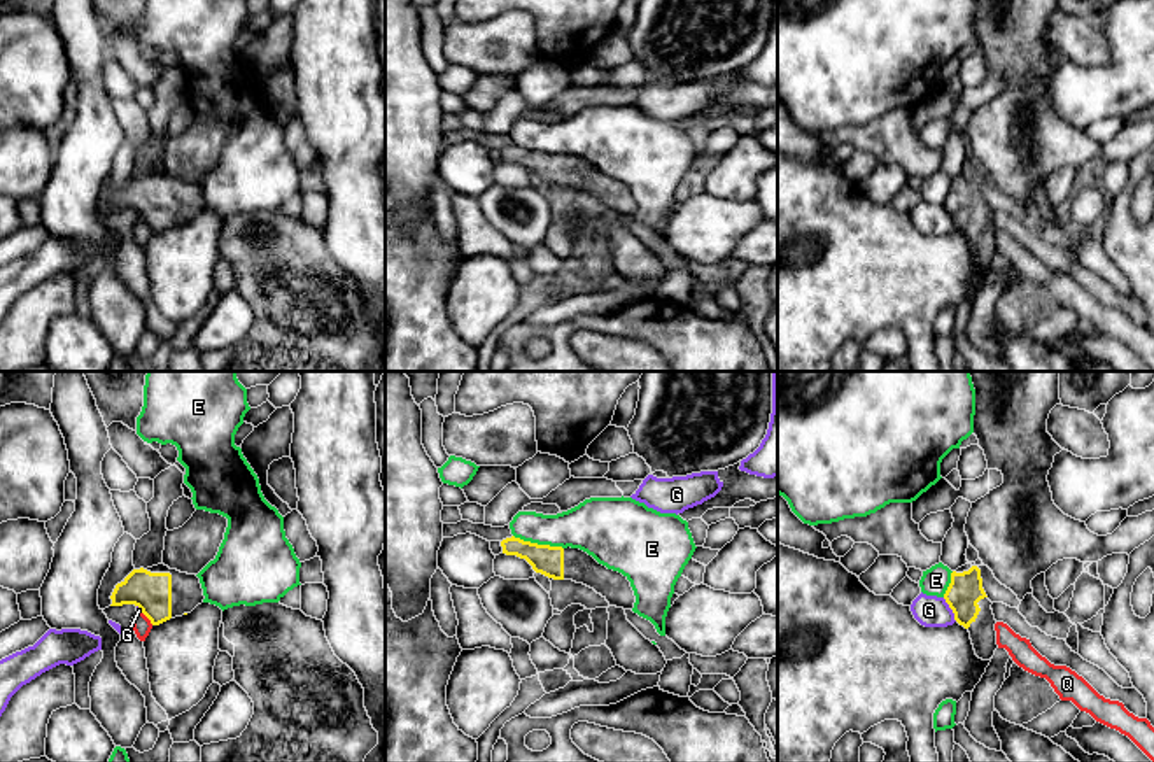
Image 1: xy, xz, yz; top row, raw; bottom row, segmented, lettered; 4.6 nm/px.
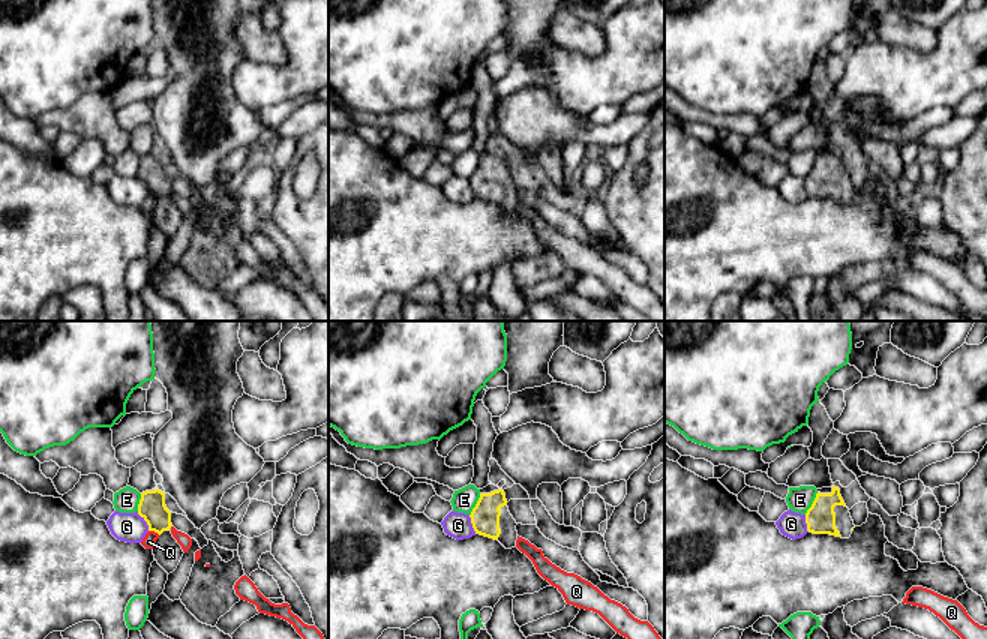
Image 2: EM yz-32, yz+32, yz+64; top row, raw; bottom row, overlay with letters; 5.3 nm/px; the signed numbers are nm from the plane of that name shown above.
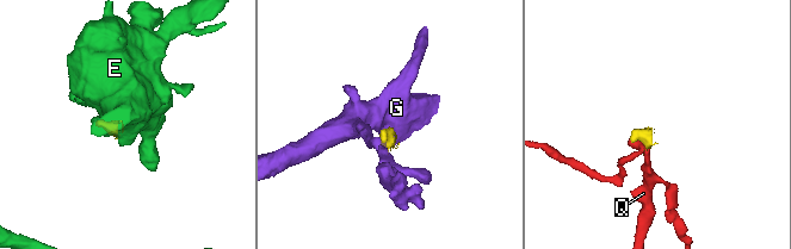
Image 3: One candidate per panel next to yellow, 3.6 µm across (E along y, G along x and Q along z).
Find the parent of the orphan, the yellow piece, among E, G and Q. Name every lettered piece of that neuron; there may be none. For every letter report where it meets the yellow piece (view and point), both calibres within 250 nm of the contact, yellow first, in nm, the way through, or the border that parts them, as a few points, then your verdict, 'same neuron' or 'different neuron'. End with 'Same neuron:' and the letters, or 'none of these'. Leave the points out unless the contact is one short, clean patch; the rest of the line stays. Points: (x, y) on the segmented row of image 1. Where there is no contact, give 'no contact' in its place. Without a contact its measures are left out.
E: contact xz (536, 543); calibres 140 and 220 nm; border xz (513, 535), (562, 549); different neuron
G: contact yz (951, 608); calibres 160 and 140 nm; border yz (942, 598), (956, 620); different neuron
Q: contact xy (147, 617); calibres 180 and 90 nm; border xy (142, 612), (153, 624); different neuron
Same neuron: none of these

